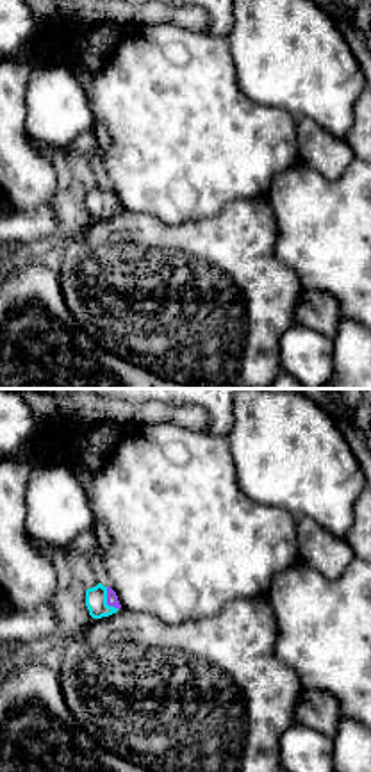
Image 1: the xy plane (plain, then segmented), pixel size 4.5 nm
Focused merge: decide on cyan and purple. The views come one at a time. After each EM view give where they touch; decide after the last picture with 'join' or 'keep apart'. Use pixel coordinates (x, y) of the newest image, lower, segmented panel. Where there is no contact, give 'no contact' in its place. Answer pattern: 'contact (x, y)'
contact (106, 601)

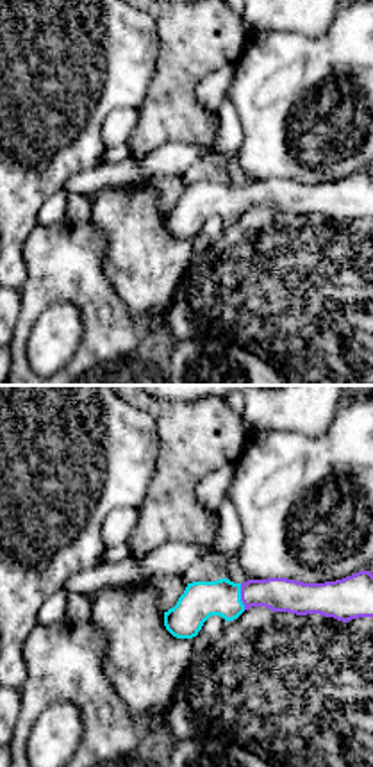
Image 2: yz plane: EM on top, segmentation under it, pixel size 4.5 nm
contact (240, 596)

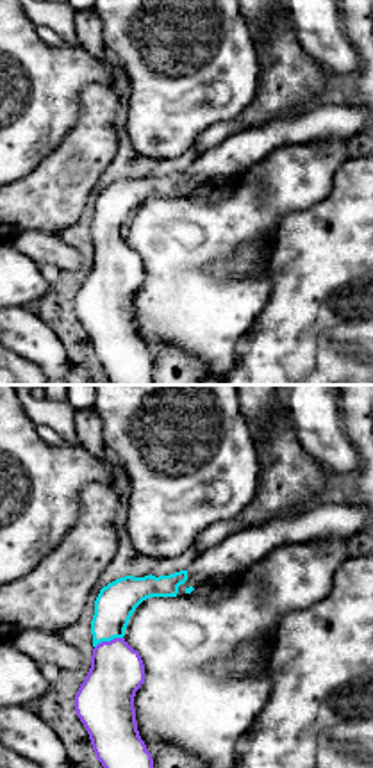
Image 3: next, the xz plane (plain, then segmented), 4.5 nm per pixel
contact (107, 640)

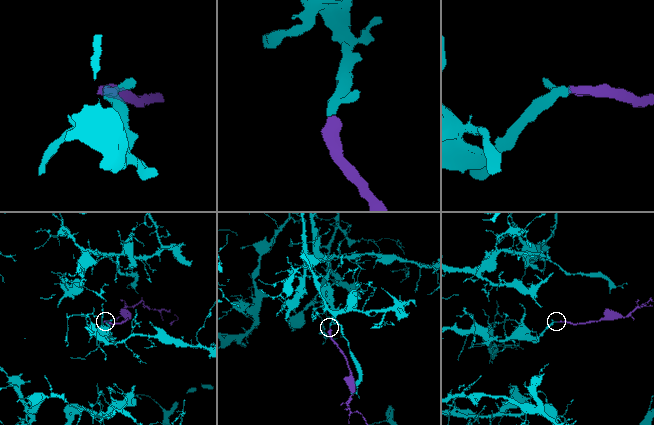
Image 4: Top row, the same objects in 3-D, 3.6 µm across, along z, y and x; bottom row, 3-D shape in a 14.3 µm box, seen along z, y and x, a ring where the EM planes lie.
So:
join

